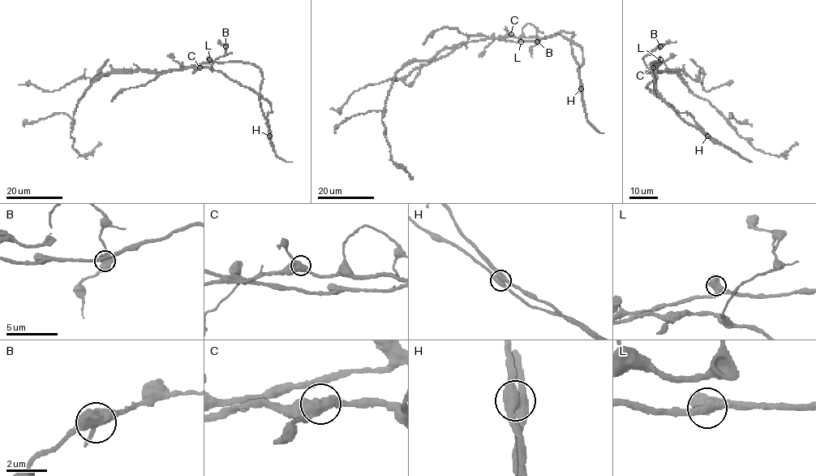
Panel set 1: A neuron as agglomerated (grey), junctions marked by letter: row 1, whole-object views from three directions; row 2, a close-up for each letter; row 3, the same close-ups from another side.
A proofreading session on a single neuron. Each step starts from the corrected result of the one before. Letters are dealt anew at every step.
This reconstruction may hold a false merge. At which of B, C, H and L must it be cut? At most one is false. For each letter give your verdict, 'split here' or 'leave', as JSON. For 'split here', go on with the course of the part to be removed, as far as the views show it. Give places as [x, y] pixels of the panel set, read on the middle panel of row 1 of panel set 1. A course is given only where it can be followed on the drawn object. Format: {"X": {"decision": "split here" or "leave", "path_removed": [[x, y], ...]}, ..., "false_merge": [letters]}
{"B": {"decision": "leave"}, "C": {"decision": "leave"}, "H": {"decision": "split here", "path_removed": [[581, 88], [573, 34], [520, 41], [470, 36], [446, 55], [360, 88], [330, 109]]}, "L": {"decision": "leave"}, "false_merge": ["H"]}

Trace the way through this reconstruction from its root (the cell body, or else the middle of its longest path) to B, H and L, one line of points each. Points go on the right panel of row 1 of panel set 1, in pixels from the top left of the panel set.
B: (661, 72), (656, 67), (648, 68), (642, 59), (660, 46)
H: (661, 72), (654, 67), (656, 80), (654, 88), (656, 92), (682, 118), (707, 136)
L: (661, 72), (658, 70), (660, 59)

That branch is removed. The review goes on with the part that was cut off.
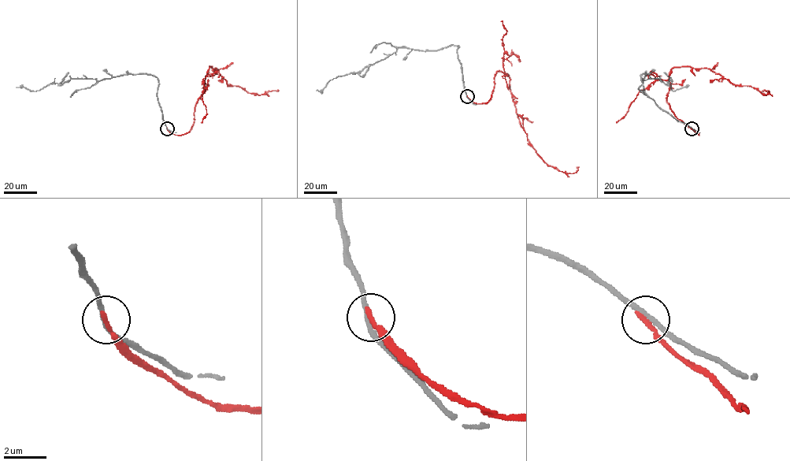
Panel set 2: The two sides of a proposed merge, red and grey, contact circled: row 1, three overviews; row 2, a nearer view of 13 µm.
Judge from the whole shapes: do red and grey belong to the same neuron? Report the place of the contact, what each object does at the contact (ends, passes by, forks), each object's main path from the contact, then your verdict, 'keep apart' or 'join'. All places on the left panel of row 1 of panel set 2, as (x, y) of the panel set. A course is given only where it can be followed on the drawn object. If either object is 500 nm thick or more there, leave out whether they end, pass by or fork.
(167, 128) | red ends | grey passes by | red via (167, 128), (183, 135), (191, 129), (209, 66), (227, 84), (248, 93), (276, 91) | grey via (166, 128), (157, 95), (158, 81), (151, 75), (127, 74), (98, 81), (72, 78), (38, 91), (16, 87) | keep apart

